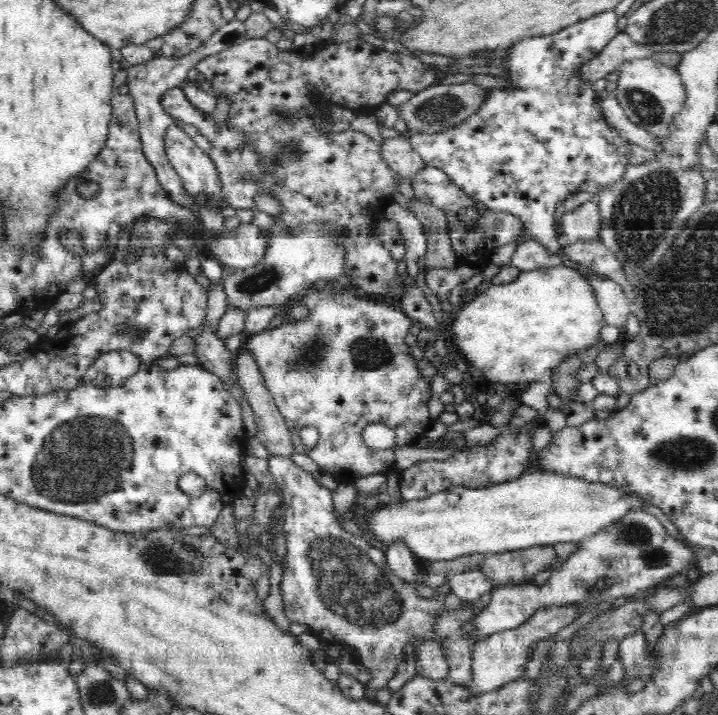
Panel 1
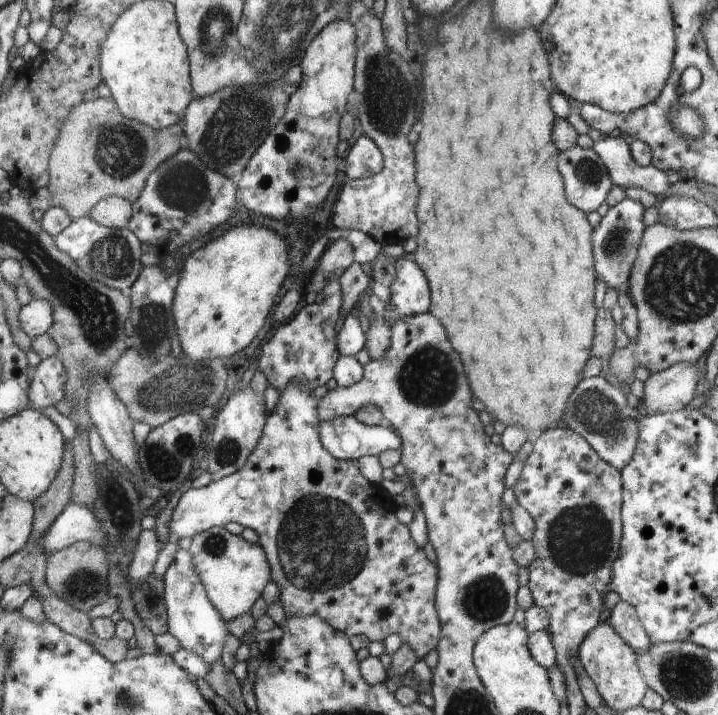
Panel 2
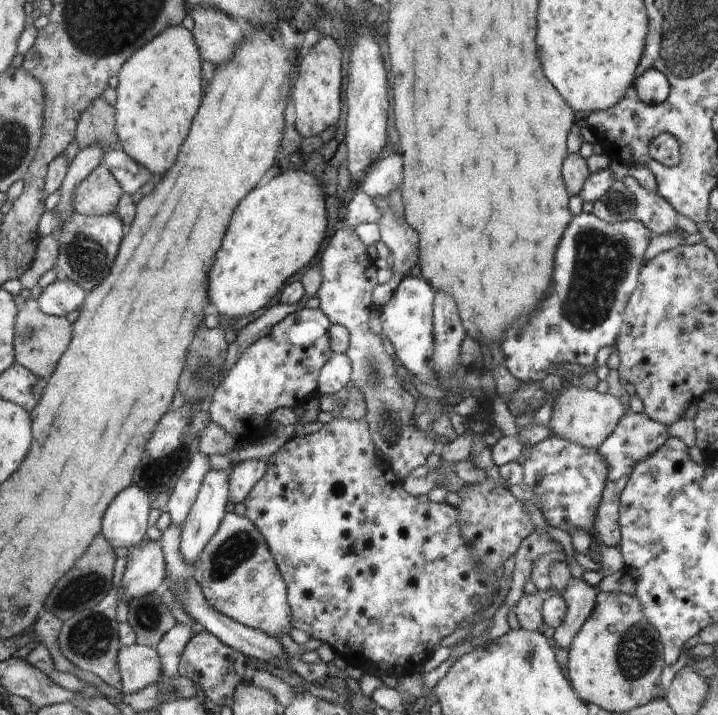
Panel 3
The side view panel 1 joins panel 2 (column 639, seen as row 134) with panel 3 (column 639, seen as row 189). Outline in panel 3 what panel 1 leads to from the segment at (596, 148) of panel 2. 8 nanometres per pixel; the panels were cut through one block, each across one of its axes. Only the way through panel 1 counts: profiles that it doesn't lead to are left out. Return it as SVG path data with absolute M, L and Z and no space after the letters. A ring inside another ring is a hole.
M627 175L621 180L636 200L634 221L641 221L654 235L670 234L678 230L678 212L656 192L644 190L632 176Z

